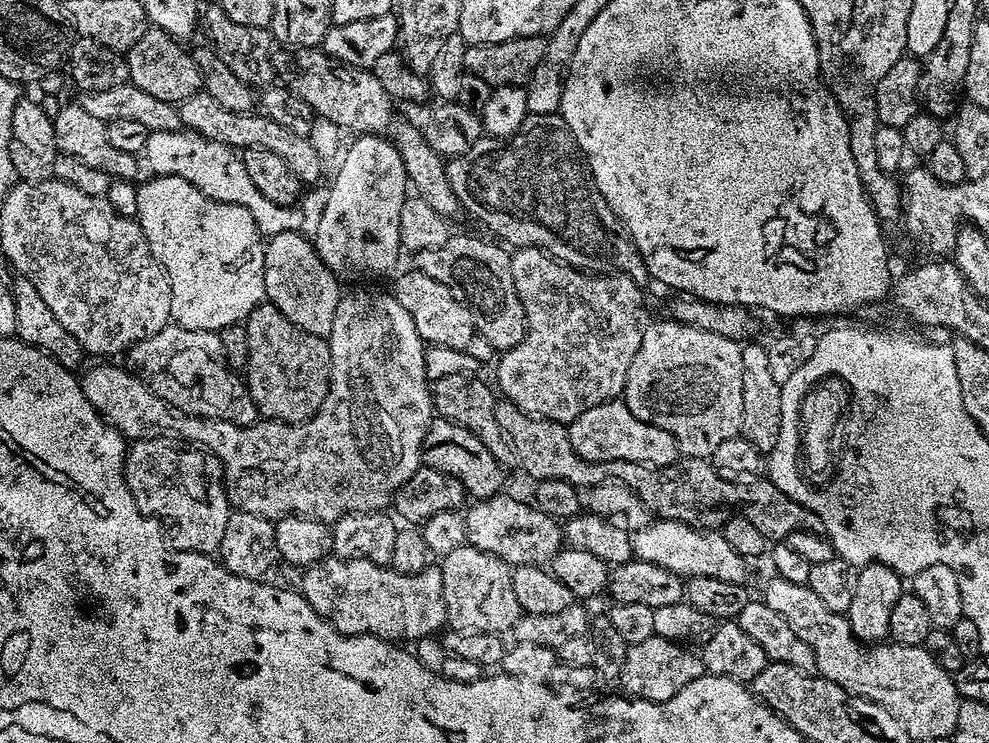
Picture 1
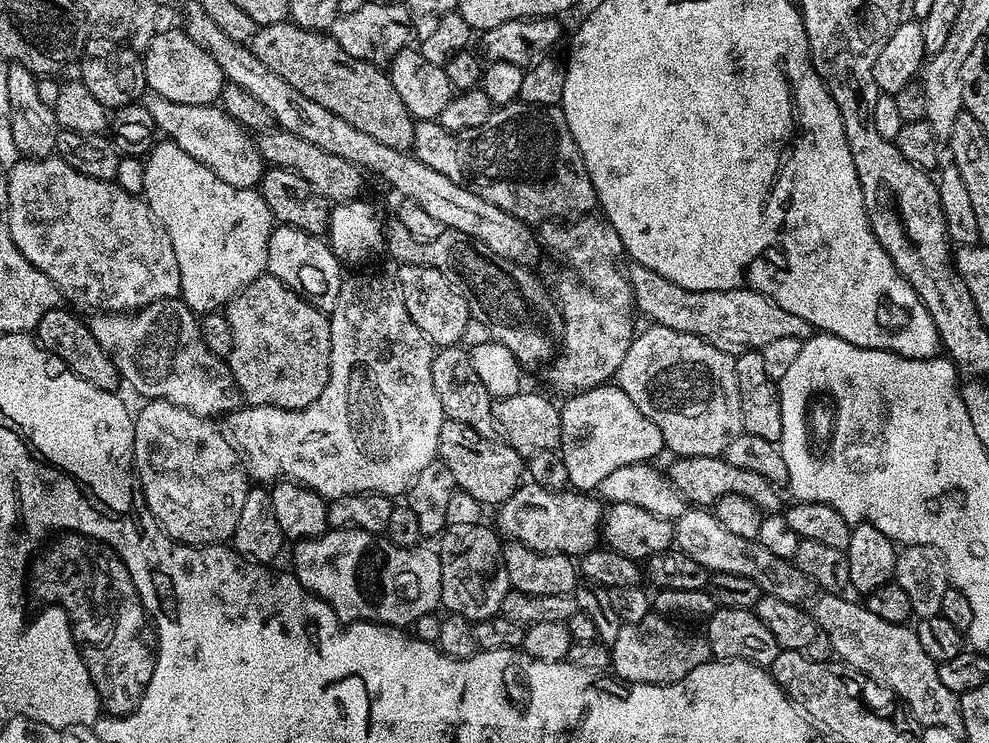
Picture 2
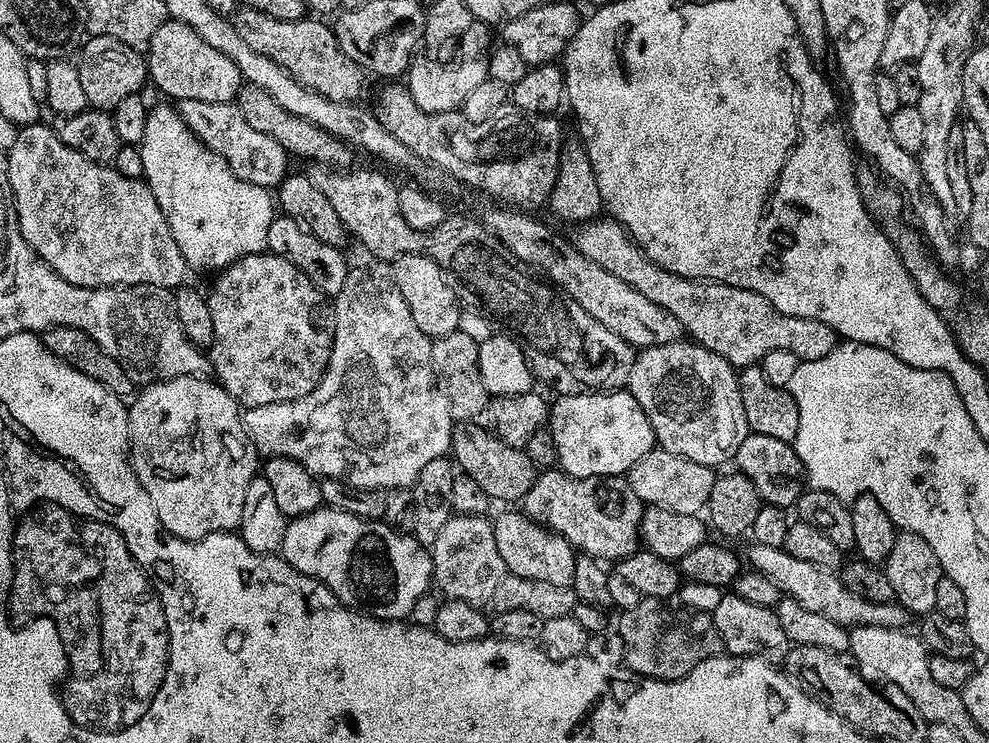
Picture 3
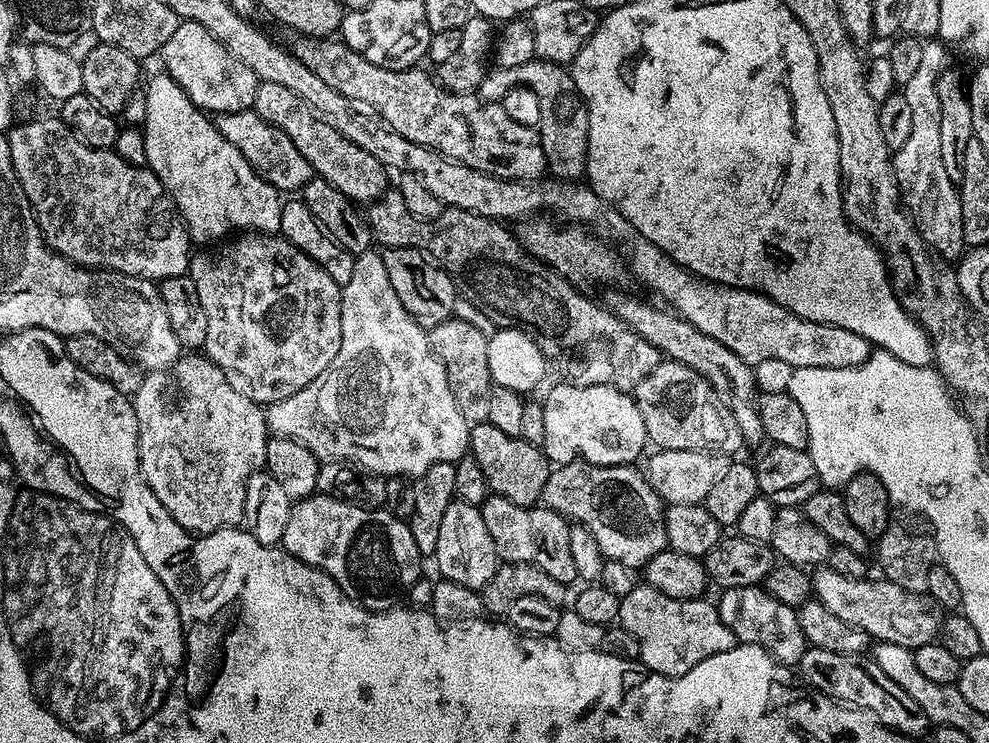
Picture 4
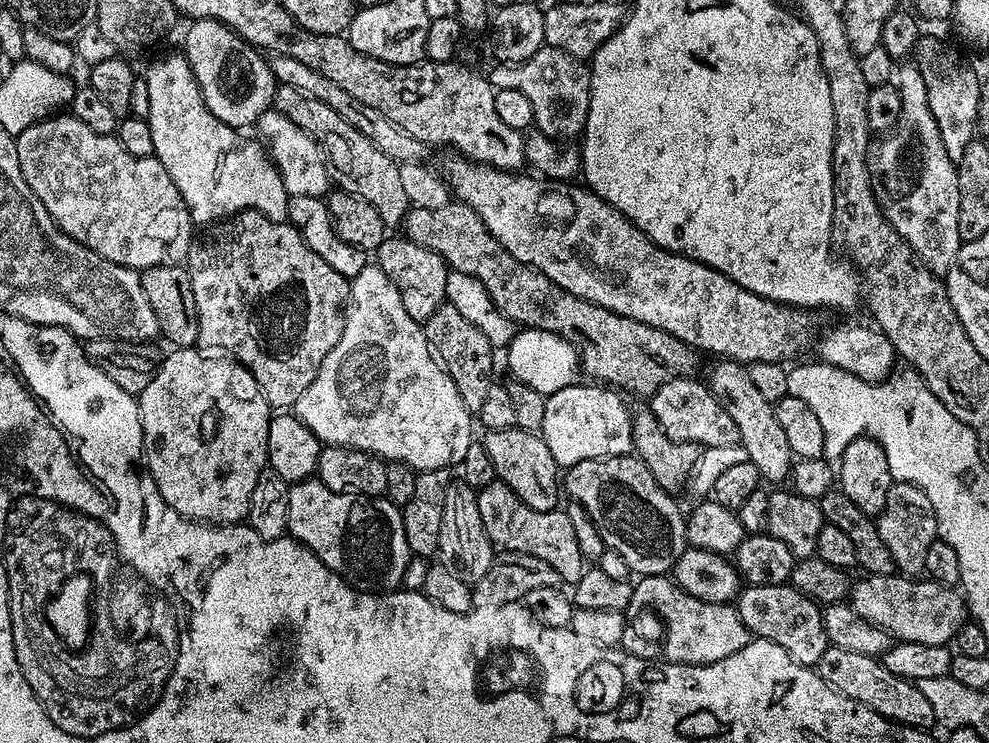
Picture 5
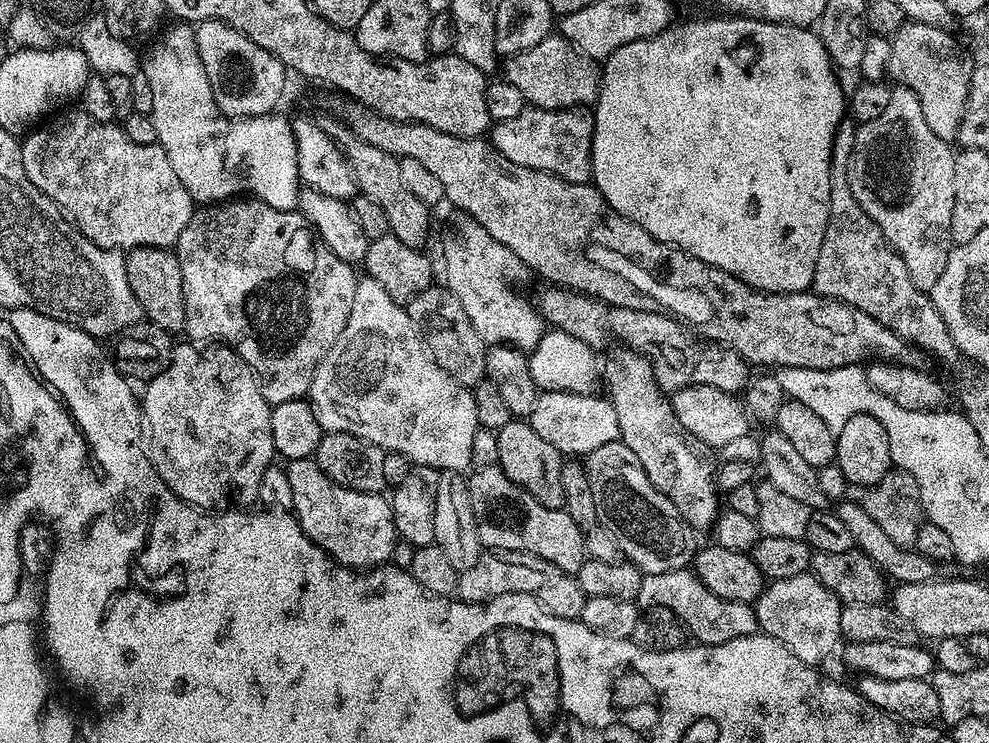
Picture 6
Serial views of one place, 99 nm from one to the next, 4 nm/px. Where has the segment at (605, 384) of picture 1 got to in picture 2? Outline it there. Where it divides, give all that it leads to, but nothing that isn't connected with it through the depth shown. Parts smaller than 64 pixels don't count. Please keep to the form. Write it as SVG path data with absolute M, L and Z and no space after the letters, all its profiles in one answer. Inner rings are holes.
M589 214L561 224L561 228L555 228L552 222L543 225L543 243L565 256L580 280L568 276L557 282L556 292L554 288L554 300L562 317L562 354L547 365L546 371L553 393L575 394L609 383L615 377L632 345L634 305L632 287L622 264L620 268L620 259L625 259L626 253L608 221Z

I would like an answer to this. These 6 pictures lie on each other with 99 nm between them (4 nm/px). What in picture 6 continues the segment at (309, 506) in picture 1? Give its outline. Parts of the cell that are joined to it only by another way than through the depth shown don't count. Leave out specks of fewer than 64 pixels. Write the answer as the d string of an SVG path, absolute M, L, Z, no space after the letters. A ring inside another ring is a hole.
M367 278L357 279L356 289L354 290L354 306L350 306L350 318L346 322L338 342L334 342L334 346L330 346L326 358L322 358L322 362L316 368L307 399L310 401L314 414L325 433L345 432L346 434L354 434L358 438L374 442L385 452L397 452L406 457L407 460L412 461L413 465L425 468L435 468L445 472L464 472L471 465L474 434L478 427L472 389L458 383L449 372L442 370L442 366L438 366L438 362L428 346L427 339L420 330L420 325L413 320L407 307L403 304L396 304L394 298L390 298L390 294L386 294L386 290L382 290L382 286L378 286L378 282Z

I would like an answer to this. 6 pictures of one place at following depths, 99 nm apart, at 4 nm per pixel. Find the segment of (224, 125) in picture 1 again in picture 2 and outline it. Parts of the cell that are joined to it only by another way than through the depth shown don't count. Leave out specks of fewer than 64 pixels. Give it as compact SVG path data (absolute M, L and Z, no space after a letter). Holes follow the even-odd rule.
M279 126L269 127L261 131L258 136L260 152L264 155L265 165L273 168L289 168L297 172L319 196L329 202L347 202L355 200L361 195L360 187L363 186L365 177L356 165L346 162L346 158L338 158L338 154L330 154L314 142L306 142L306 138L298 138L298 134L290 134L285 128Z

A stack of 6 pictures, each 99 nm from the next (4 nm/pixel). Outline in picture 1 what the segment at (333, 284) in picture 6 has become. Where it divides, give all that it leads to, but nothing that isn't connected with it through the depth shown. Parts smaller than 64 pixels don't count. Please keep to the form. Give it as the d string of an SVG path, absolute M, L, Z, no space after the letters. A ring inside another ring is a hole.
M261 302L243 321L248 347L246 395L261 417L302 424L322 406L330 386L332 351L327 339L295 328L272 304Z

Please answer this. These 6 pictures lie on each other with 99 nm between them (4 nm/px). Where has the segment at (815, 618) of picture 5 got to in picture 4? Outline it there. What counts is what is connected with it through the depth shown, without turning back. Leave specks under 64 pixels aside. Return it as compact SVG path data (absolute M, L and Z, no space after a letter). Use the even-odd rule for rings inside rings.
M762 586L726 588L719 595L718 607L722 622L730 626L739 643L764 648L769 656L773 656L782 664L799 665L806 641L802 634L802 626L798 626L798 614L795 608L786 606L786 602L778 602L778 598L774 598Z

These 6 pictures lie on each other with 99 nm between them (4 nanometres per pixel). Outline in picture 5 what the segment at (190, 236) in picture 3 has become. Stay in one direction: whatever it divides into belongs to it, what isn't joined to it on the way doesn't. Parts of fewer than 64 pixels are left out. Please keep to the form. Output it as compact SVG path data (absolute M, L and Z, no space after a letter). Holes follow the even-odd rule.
M183 54L164 56L154 61L143 79L146 90L150 90L150 110L146 119L154 138L154 155L166 168L166 174L174 178L174 186L178 186L178 194L182 194L182 202L186 202L193 225L215 224L226 216L244 212L248 208L266 214L266 218L271 220L287 221L289 194L286 186L282 186L282 178L265 145L256 138L247 140L244 134L208 112L200 87Z

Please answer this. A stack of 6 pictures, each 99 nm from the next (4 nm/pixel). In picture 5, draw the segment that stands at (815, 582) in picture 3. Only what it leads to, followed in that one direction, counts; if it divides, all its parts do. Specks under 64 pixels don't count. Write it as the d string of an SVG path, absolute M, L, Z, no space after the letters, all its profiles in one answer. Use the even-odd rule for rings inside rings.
M903 574L863 577L851 585L850 603L856 615L886 630L897 641L922 642L926 646L947 645L966 623L966 601L955 587L929 578L909 578Z

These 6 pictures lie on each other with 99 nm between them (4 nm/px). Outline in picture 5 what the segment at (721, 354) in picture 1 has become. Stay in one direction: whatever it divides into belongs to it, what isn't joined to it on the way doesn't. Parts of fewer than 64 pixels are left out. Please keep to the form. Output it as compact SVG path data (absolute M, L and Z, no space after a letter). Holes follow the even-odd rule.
M677 376L666 382L650 398L654 418L670 438L678 442L690 442L704 448L710 446L730 446L739 441L739 432L734 421L717 400L707 383L699 384L696 378Z

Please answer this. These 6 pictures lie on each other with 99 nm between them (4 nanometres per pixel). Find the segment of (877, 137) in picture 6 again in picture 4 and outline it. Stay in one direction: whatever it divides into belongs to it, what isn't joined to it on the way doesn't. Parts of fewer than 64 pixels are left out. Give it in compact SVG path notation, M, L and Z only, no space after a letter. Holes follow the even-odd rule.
M932 38L922 43L922 62L910 77L910 82L902 85L902 95L914 110L913 130L910 130L910 138L895 149L892 169L900 188L900 199L912 223L936 255L952 262L965 251L966 245L962 234L960 189L950 174L946 174L946 165L942 163L942 105L938 102L936 80L949 67L948 54L949 49L939 39Z

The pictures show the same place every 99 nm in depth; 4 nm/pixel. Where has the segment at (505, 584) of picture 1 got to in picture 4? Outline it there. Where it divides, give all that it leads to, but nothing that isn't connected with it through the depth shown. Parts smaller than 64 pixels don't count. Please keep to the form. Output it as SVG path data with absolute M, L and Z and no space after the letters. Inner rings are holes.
M457 498L450 506L446 506L442 527L438 529L434 563L443 579L458 582L458 586L482 590L490 578L494 578L498 567L494 538L490 538L490 530L486 530L486 522L482 522L482 514L477 505Z

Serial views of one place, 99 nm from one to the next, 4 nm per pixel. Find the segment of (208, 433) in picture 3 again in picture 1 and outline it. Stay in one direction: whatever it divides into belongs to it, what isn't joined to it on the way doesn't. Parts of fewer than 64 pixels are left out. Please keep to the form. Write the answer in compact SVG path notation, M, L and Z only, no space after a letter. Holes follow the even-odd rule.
M152 434L133 440L126 452L124 481L128 483L138 510L159 521L172 547L180 552L219 553L222 534L226 534L226 522L230 515L230 497L228 489L224 487L219 460L209 459L205 449L172 434Z

